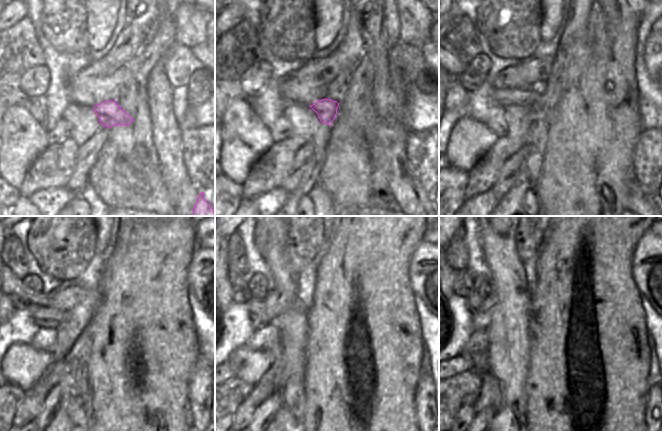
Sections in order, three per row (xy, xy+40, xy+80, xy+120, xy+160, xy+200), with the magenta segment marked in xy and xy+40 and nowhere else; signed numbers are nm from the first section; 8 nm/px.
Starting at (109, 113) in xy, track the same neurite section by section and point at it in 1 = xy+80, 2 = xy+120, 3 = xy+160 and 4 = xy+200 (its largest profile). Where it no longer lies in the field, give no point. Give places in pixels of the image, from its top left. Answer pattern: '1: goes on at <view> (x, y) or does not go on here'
1: goes on at xy+80 (503, 97)
2: goes on at xy+120 (45, 316)
3: goes on at xy+160 (253, 305)
4: goes on at xy+200 (474, 302)

